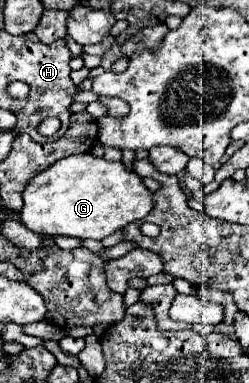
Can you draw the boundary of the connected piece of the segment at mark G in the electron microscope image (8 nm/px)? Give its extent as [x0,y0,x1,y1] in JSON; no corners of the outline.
[19,153,151,241]

